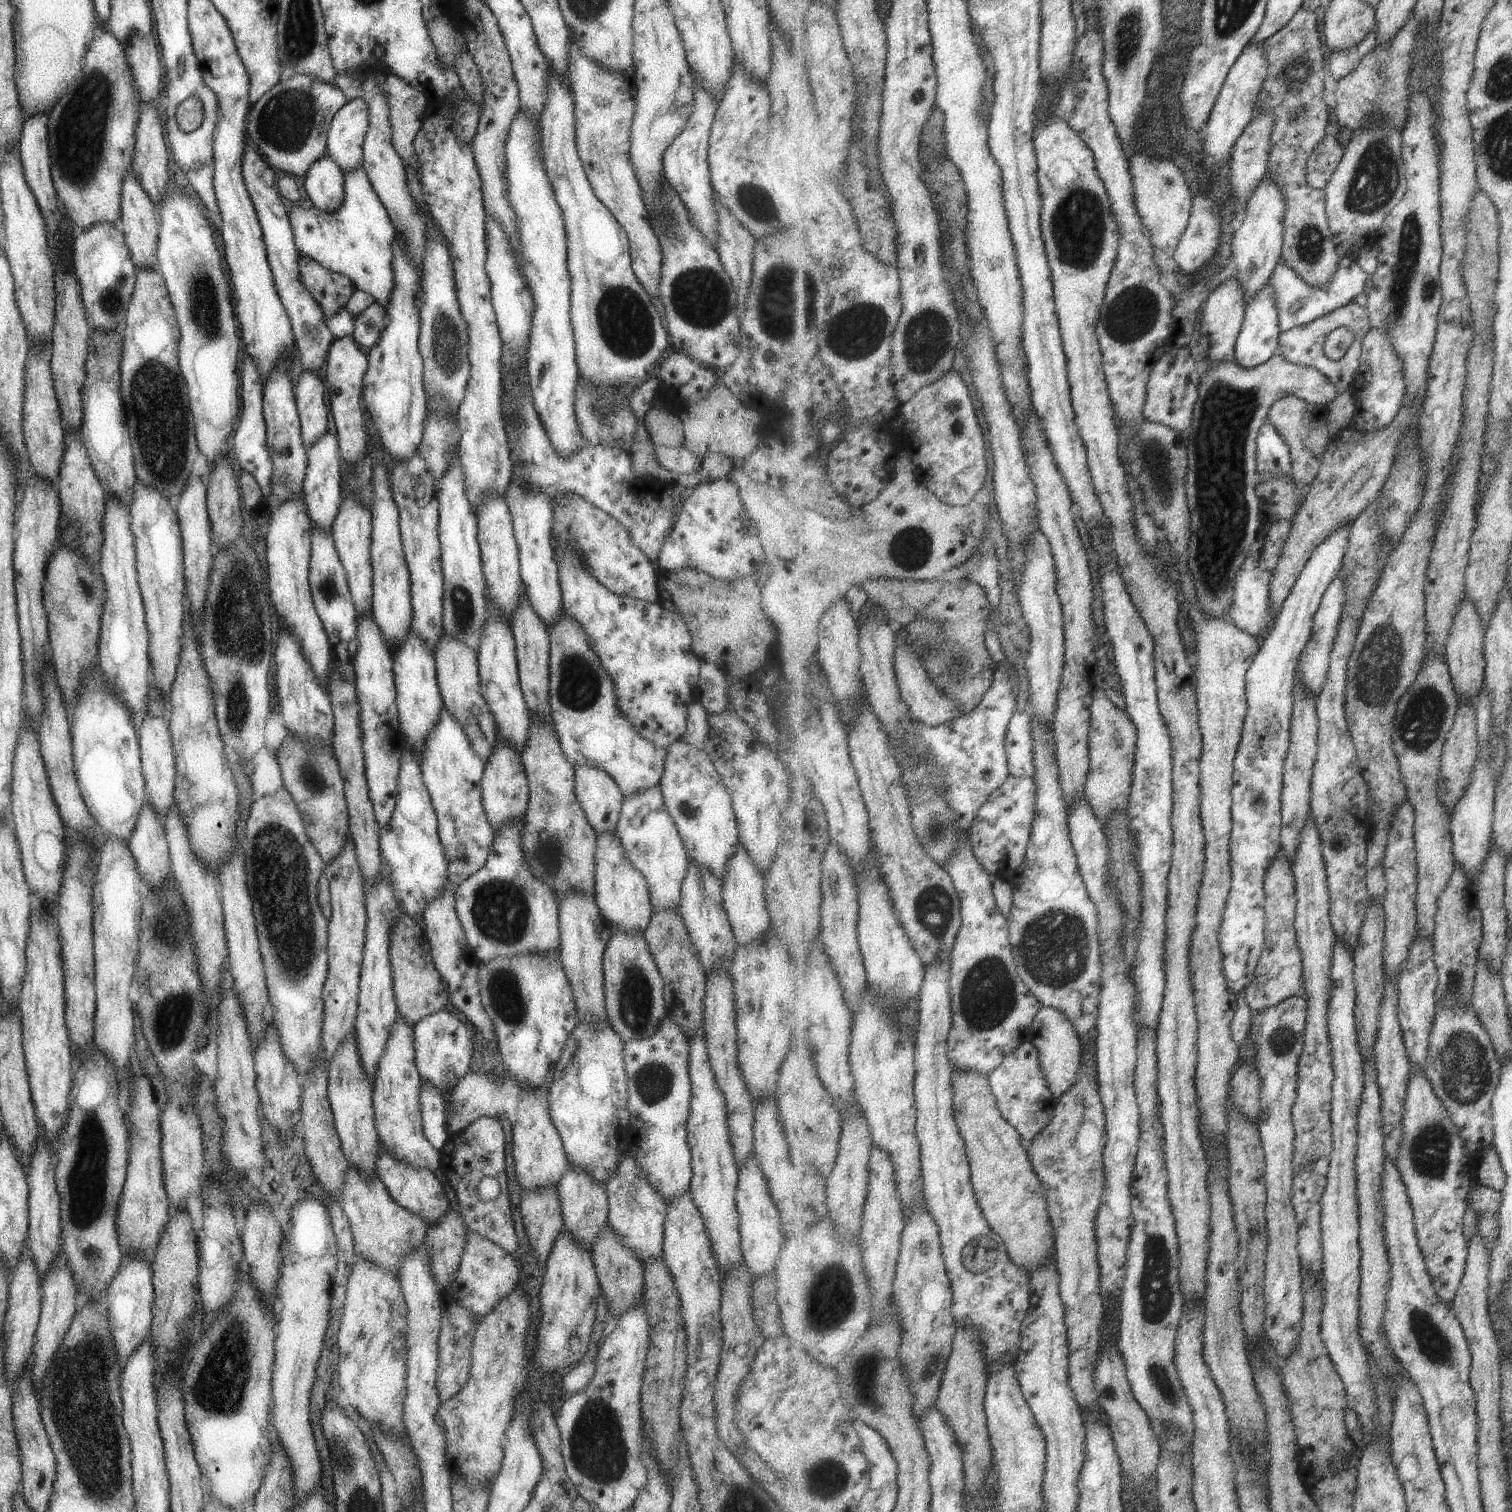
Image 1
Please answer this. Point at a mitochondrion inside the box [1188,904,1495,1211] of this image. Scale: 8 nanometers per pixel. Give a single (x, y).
(1465, 1069)

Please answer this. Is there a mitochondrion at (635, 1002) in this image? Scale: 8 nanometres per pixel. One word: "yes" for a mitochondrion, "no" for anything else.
yes

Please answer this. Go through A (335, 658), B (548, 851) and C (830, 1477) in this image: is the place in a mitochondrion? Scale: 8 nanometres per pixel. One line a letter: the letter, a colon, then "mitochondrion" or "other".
A: other
B: mitochondrion
C: mitochondrion

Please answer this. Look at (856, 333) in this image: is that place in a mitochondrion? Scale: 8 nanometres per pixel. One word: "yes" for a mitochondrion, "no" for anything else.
yes

